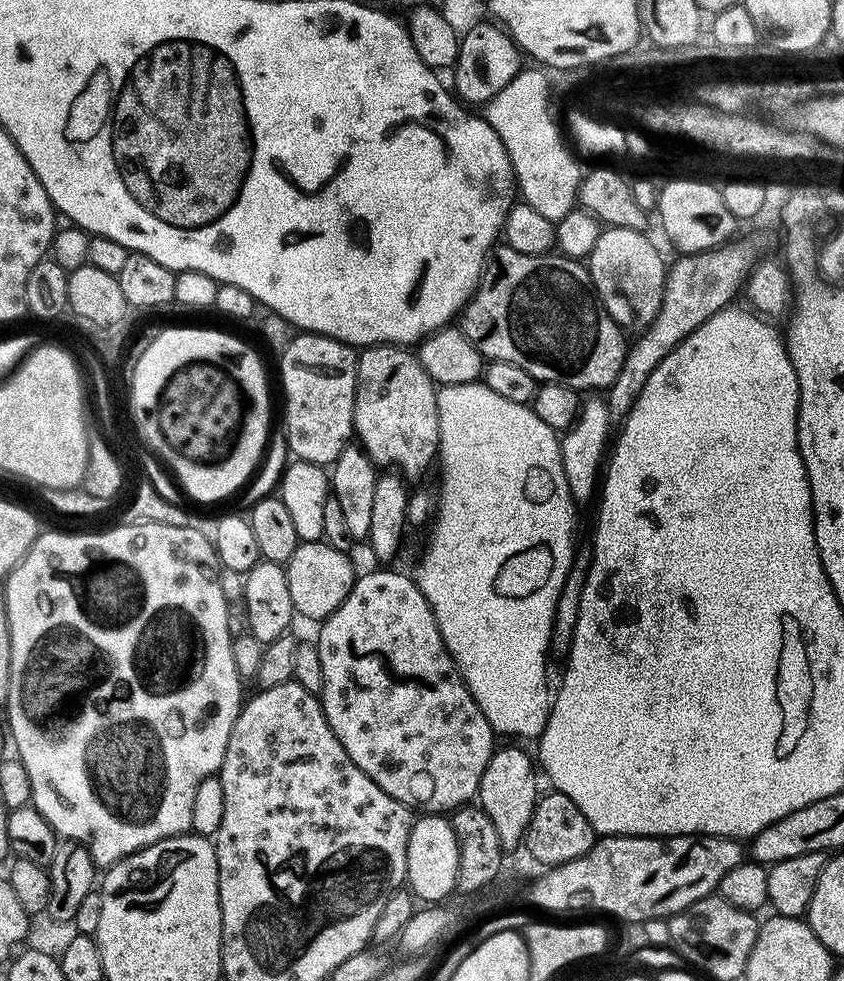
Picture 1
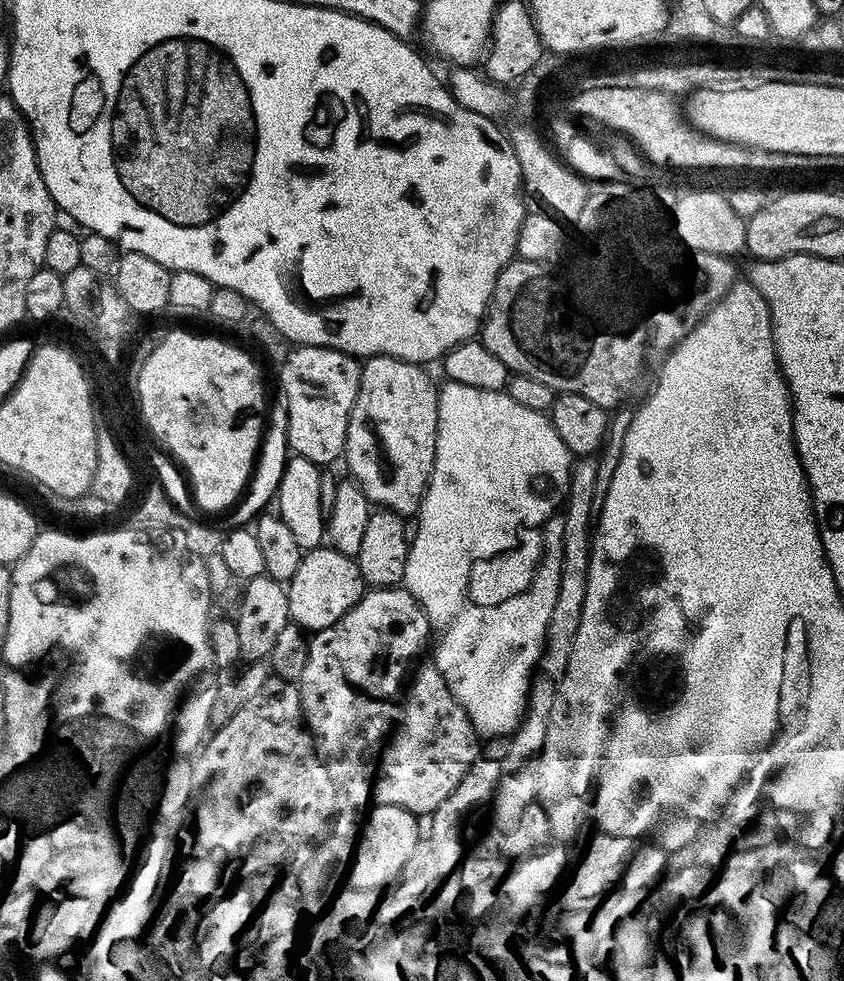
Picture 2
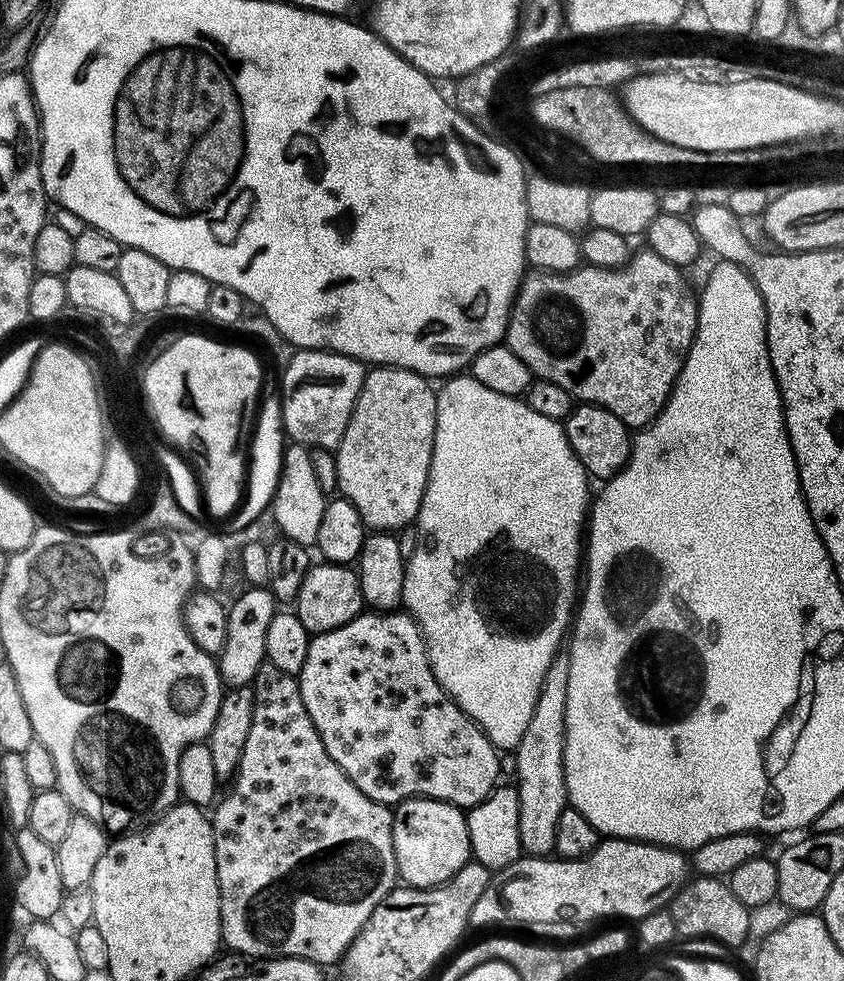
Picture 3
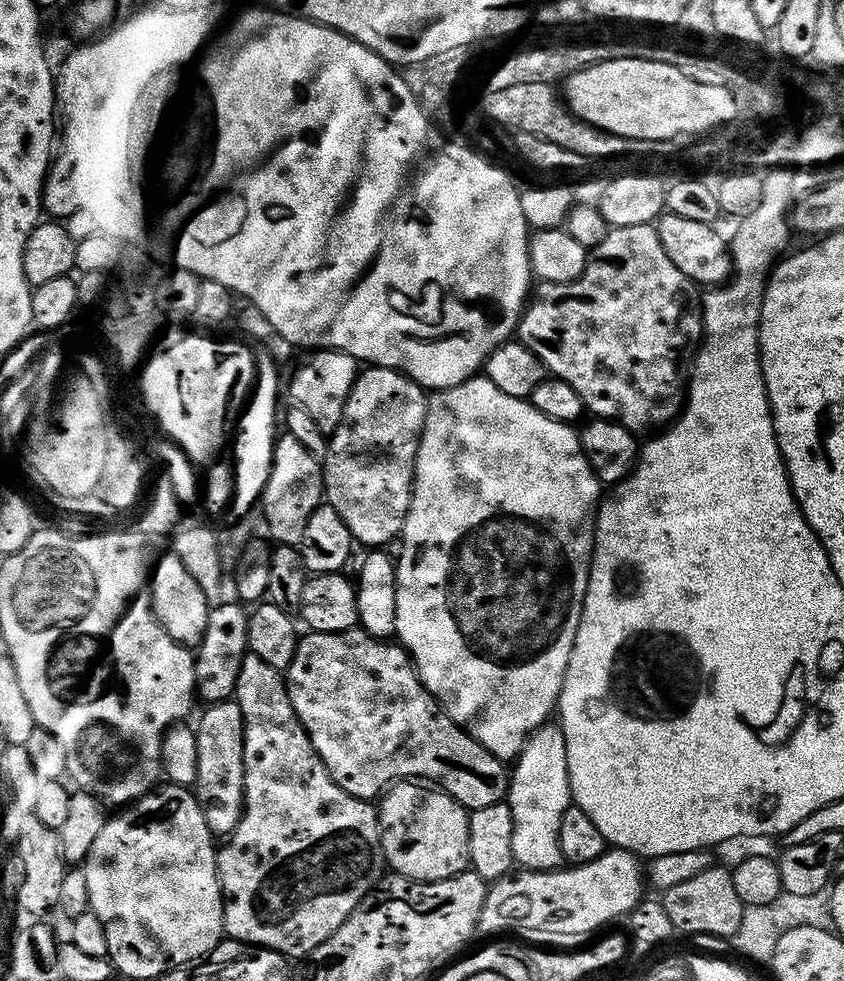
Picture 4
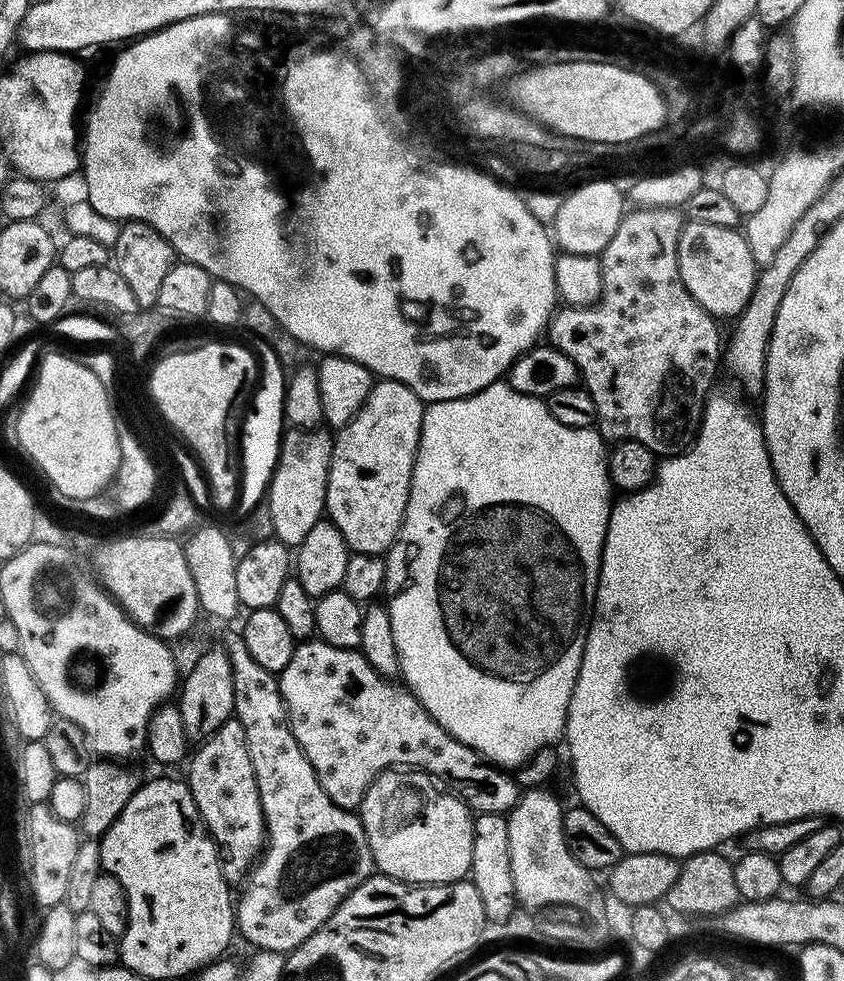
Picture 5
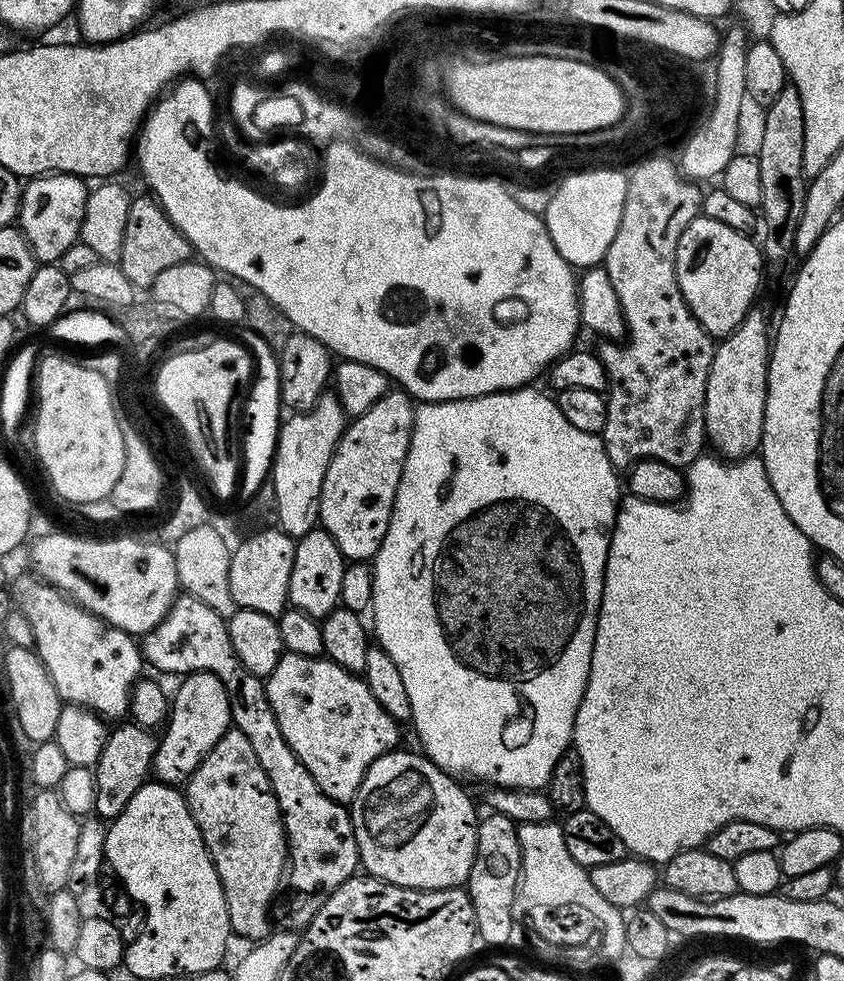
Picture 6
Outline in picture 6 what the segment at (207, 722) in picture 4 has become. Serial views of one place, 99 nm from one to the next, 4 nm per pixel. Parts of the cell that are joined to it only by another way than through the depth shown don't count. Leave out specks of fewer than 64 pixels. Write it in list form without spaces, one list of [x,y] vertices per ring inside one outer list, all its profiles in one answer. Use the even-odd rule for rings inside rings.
[[[233,726],[226,734],[222,734],[222,738],[218,738],[218,742],[214,742],[214,750],[202,758],[198,770],[194,770],[186,782],[186,799],[190,814],[202,834],[202,842],[218,870],[232,932],[247,942],[265,940],[274,928],[268,917],[272,912],[272,899],[280,888],[280,880],[282,884],[286,876],[288,835],[284,832],[284,819],[280,816],[280,807],[272,793],[270,778],[266,778],[266,770],[262,770],[262,762],[258,762],[242,730]]]

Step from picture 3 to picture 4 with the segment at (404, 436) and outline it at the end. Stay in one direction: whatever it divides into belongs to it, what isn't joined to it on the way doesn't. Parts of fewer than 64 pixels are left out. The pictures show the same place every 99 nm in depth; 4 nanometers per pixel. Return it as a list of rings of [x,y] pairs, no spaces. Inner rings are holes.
[[[393,368],[368,370],[356,381],[355,403],[368,404],[368,409],[353,428],[335,429],[322,471],[323,499],[342,514],[357,545],[388,546],[384,544],[404,531],[412,505],[416,453],[430,407],[429,397],[424,396],[425,389]]]

